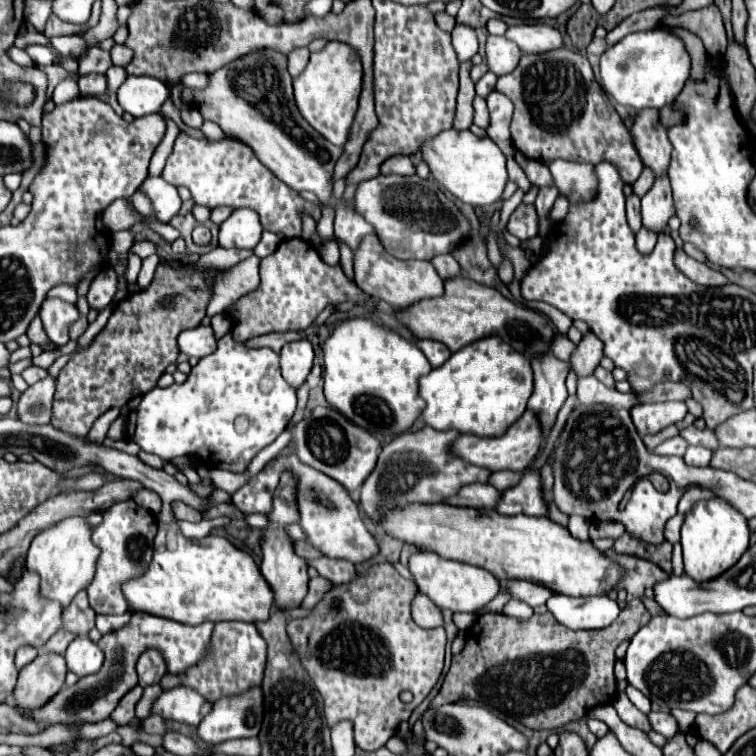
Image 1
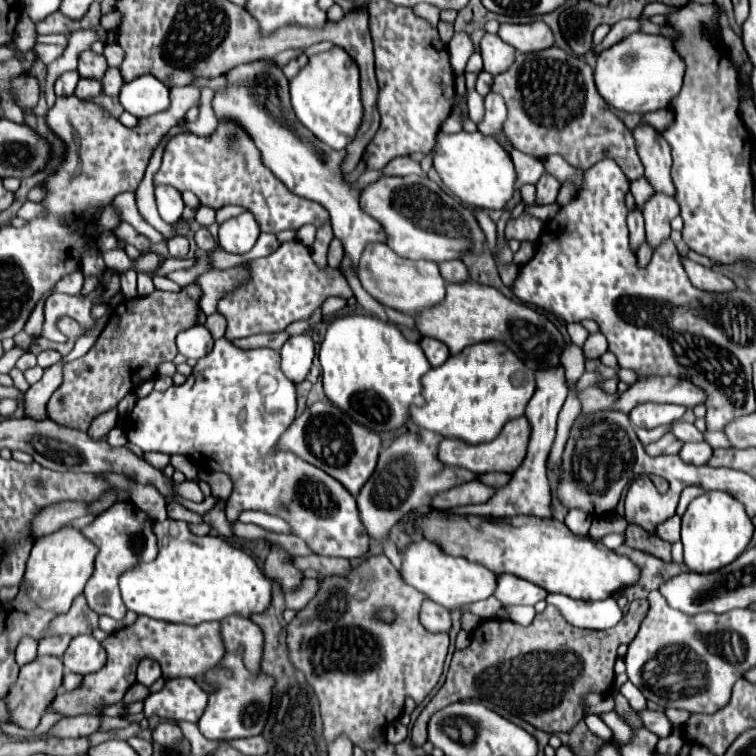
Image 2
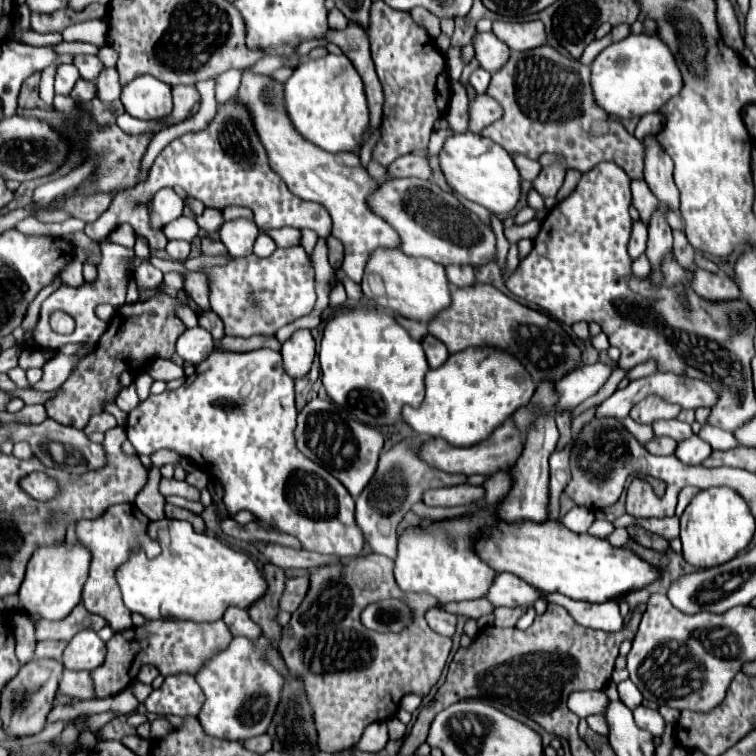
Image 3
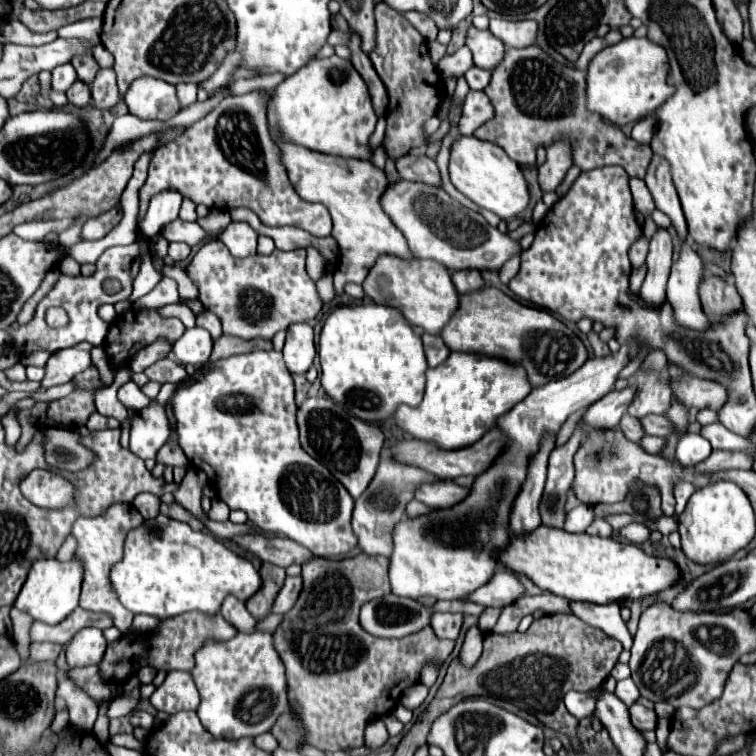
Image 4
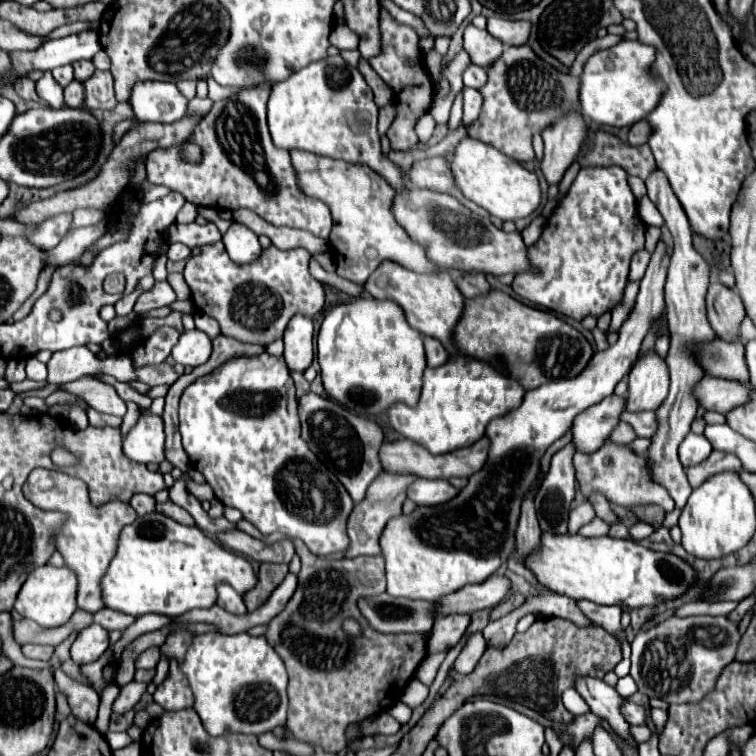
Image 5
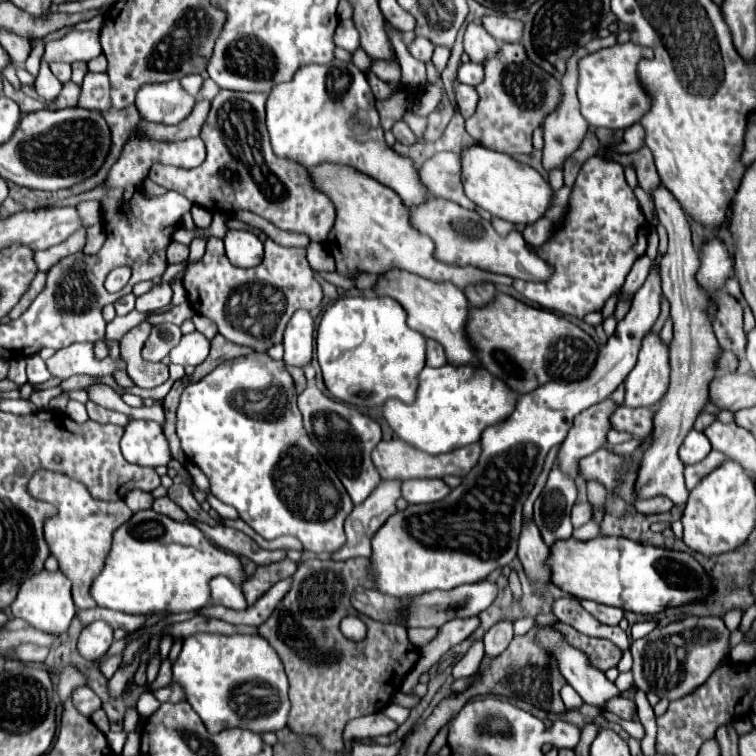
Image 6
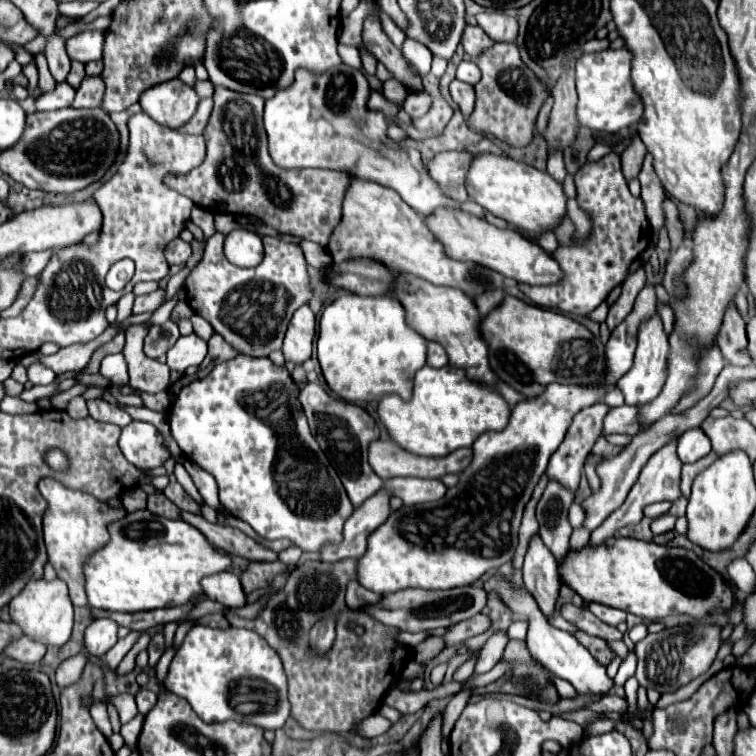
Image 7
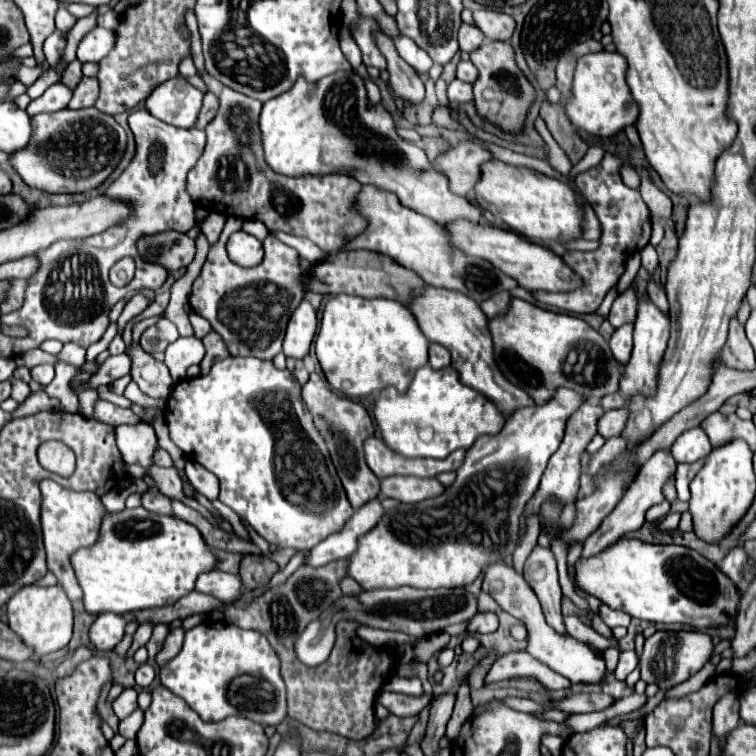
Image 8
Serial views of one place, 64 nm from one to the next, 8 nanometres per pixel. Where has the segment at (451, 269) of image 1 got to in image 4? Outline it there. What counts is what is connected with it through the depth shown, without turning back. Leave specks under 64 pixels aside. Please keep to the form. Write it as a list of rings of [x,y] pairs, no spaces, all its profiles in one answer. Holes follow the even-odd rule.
[[[460,270],[456,274],[452,274],[452,280],[454,280],[454,286],[458,290],[458,294],[470,294],[470,292],[476,292],[480,288],[484,288],[484,280],[482,280],[482,274],[476,272],[476,270]]]

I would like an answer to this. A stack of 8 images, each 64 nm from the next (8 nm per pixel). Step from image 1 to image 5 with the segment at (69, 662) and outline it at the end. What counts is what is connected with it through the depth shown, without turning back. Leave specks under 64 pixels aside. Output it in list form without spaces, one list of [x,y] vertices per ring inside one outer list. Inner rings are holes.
[[[90,624],[78,634],[70,652],[78,664],[88,664],[98,660],[108,646],[110,646],[108,630],[104,630],[100,624]]]

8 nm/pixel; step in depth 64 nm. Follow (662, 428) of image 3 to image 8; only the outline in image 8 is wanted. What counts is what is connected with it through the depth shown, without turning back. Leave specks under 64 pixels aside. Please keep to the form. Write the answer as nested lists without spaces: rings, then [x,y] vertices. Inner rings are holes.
[[[624,408],[618,410],[606,410],[600,420],[598,420],[598,434],[604,436],[606,440],[612,436],[618,436],[624,428],[624,422],[628,418],[628,412]]]

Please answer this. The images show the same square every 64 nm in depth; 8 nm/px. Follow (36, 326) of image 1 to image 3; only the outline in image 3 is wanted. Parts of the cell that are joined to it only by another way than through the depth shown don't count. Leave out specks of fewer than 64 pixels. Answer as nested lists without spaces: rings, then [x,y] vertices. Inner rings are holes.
[[[56,276],[54,282],[48,284],[44,290],[40,290],[40,294],[30,302],[30,306],[28,306],[28,310],[26,310],[26,316],[24,316],[24,320],[22,320],[22,328],[24,328],[24,330],[30,330],[30,328],[36,324],[38,312],[40,312],[40,304],[42,304],[58,286],[60,286],[60,276]]]

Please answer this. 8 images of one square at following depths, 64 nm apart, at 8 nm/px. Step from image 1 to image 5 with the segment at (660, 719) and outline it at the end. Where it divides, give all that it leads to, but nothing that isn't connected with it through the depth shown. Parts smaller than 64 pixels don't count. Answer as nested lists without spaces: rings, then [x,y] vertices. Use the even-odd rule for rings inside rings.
[[[624,700],[622,706],[620,706],[620,712],[624,714],[624,718],[626,718],[628,724],[644,724],[646,714],[644,714],[644,708],[638,706],[638,704],[632,704],[632,702]]]

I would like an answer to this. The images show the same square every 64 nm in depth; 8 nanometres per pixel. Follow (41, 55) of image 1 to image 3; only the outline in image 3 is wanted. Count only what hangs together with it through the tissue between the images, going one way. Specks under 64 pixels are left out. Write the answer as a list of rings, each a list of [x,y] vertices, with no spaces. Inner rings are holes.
[[[60,42],[58,44],[58,48],[56,48],[58,52],[62,52],[62,54],[91,54],[97,55],[99,48],[94,46],[93,44],[86,42]]]

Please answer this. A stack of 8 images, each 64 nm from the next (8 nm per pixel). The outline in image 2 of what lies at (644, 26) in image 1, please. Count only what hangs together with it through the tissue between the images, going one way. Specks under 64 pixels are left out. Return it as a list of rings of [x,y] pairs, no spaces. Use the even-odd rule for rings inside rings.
[[[628,18],[628,20],[620,20],[620,22],[616,22],[612,28],[610,28],[610,32],[608,32],[608,36],[600,42],[600,44],[594,44],[592,46],[592,52],[594,54],[600,54],[602,50],[606,50],[606,48],[610,48],[610,46],[614,46],[616,42],[620,42],[620,40],[624,40],[626,36],[630,36],[630,34],[634,34],[634,32],[638,32],[638,18],[636,20],[632,20],[632,18]]]

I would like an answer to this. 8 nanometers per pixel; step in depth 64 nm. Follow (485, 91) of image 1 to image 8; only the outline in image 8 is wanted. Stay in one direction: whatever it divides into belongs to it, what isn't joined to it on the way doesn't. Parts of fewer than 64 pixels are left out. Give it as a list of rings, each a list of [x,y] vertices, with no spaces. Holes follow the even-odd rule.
[[[462,60],[462,62],[458,64],[458,74],[456,74],[456,76],[458,76],[462,82],[470,82],[470,84],[472,84],[472,82],[478,78],[478,70],[476,70],[476,66],[474,66],[472,62],[464,62],[464,60]]]

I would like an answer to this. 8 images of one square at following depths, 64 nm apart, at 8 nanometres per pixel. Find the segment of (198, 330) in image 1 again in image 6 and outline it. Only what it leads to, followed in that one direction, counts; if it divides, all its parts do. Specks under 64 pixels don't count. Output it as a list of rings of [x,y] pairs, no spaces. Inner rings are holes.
[[[192,332],[192,334],[182,336],[180,344],[170,350],[168,358],[172,364],[198,366],[206,360],[208,350],[210,350],[210,342],[200,332]]]

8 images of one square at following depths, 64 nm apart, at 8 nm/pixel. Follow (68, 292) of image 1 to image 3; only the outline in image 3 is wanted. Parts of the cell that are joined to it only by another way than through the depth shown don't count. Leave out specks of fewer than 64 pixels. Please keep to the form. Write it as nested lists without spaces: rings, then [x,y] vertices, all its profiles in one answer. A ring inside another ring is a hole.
[[[72,260],[60,276],[62,276],[64,284],[68,284],[68,286],[80,286],[84,282],[84,278],[82,278],[82,262]]]

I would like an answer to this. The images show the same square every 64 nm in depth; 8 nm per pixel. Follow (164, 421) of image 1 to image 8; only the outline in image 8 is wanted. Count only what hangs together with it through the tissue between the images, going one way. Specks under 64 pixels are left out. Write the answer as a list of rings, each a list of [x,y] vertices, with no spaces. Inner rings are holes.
[[[228,356],[216,362],[206,376],[178,382],[168,398],[168,430],[170,440],[184,454],[216,474],[220,480],[218,500],[246,518],[250,526],[276,548],[310,550],[332,532],[338,532],[354,514],[330,460],[326,442],[314,428],[312,414],[308,414],[308,408],[300,398],[298,380],[290,370],[278,370],[268,360]],[[116,426],[116,444],[126,462],[134,462],[140,466],[152,464],[152,454],[156,450],[156,436],[152,426]]]

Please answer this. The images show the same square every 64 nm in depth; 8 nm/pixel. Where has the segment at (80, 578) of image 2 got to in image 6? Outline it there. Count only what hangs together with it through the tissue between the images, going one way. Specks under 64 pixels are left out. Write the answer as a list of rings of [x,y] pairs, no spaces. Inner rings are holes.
[[[38,572],[32,578],[28,578],[22,586],[20,592],[16,596],[16,600],[12,602],[12,616],[14,618],[22,618],[24,622],[28,622],[32,628],[46,632],[46,634],[54,634],[54,636],[62,636],[68,632],[70,622],[76,614],[74,610],[74,602],[70,596],[70,580],[62,574],[62,572]]]

